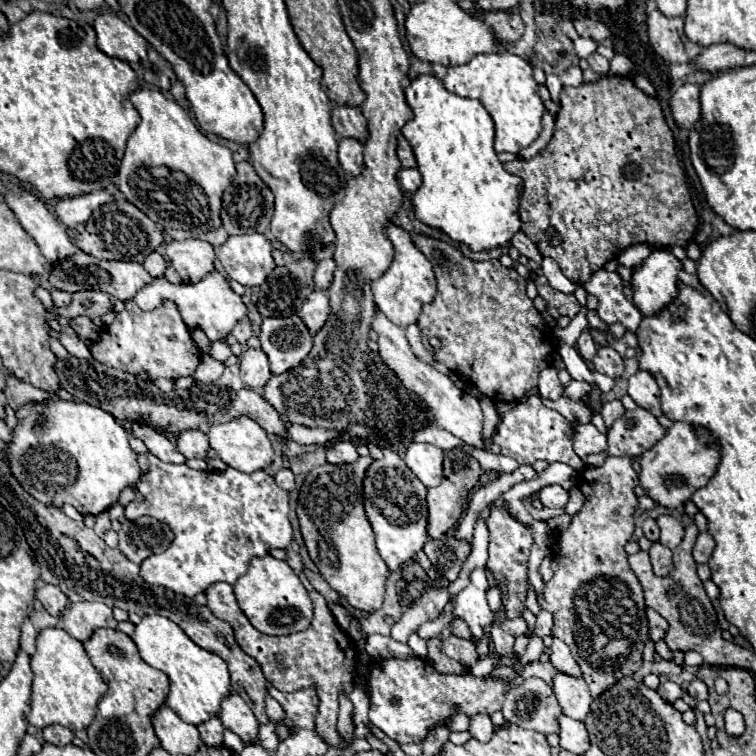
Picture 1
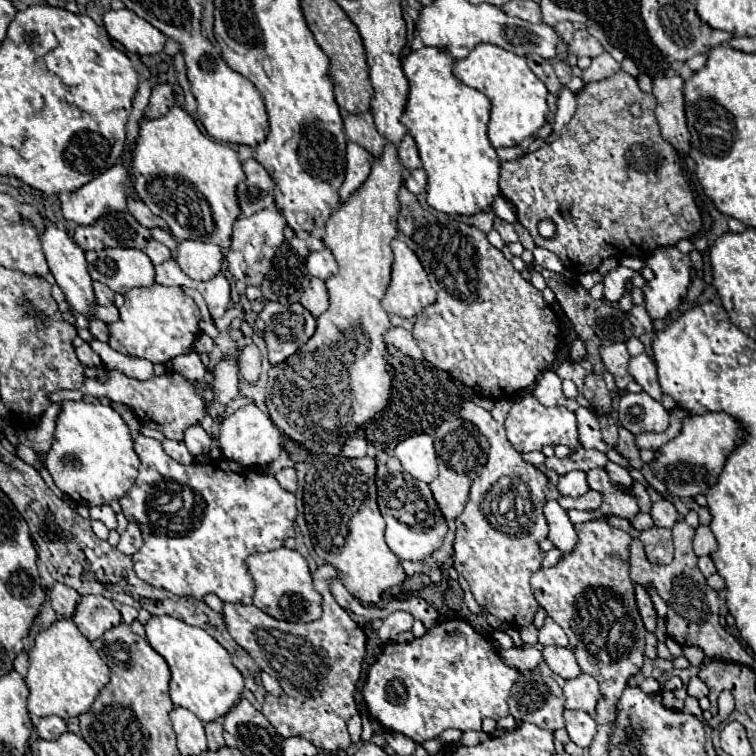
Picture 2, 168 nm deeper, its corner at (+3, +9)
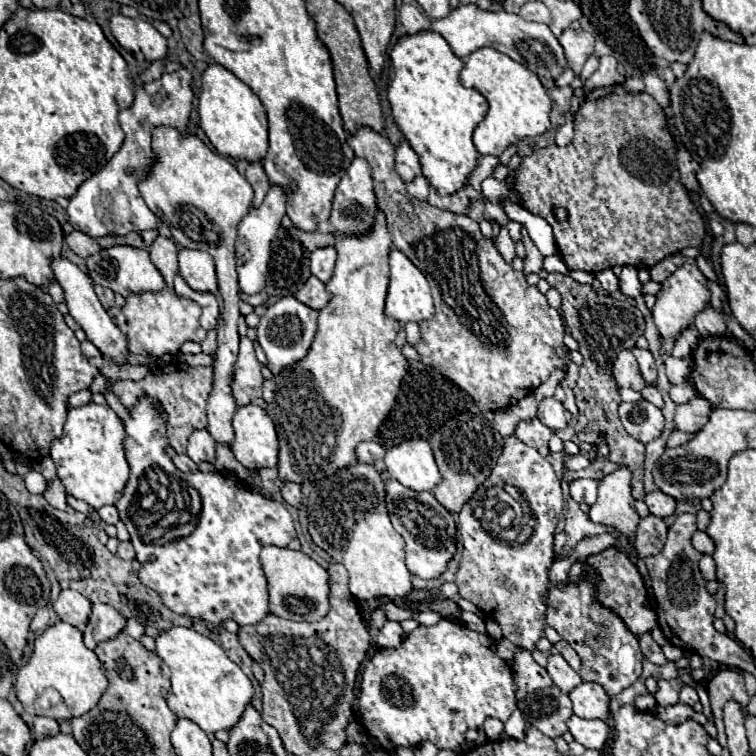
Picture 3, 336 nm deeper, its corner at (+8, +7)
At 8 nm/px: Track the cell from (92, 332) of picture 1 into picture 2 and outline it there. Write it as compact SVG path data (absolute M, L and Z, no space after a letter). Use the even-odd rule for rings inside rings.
M91 319L91 321L89 321L89 333L91 333L95 339L103 341L103 343L107 343L107 339L109 339L107 325L105 325L103 321L99 321L99 319Z

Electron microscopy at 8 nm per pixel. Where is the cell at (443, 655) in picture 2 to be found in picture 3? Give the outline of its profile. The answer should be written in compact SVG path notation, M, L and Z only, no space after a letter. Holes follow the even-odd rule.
M442 619L432 627L420 625L396 649L378 649L364 667L358 691L360 721L366 733L388 753L396 747L412 749L422 741L430 741L438 749L458 749L464 743L464 733L468 729L482 727L488 717L506 721L516 709L516 703L512 669L498 657L496 641L450 619Z

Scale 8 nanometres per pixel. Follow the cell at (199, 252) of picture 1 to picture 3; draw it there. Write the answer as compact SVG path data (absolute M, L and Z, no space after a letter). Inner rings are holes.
M180 249L178 263L180 263L182 279L194 291L200 291L200 293L216 293L218 291L216 271L212 265L212 257L208 257L208 253L200 253L200 251L192 251L192 249Z

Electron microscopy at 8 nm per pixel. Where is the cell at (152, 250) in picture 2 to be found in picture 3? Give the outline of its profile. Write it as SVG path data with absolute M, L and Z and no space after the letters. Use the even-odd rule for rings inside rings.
M158 237L150 247L148 247L152 263L158 267L162 277L166 279L168 285L172 285L172 279L178 275L178 245L174 239L168 237Z

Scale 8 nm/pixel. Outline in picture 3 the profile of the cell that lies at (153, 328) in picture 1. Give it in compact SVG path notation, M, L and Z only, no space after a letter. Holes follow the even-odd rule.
M164 289L160 293L142 293L126 297L126 305L114 317L114 323L128 337L132 353L162 357L164 353L178 353L186 341L202 343L206 339L206 331L198 323L200 313L200 305L190 299L176 297L172 289Z

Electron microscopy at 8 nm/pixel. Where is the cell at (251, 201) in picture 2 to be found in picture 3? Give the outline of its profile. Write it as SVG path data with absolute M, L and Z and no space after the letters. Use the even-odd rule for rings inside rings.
M250 163L248 171L246 171L246 179L254 189L254 207L256 207L264 201L268 189L270 189L270 181L268 181L268 175L266 175L262 163Z

